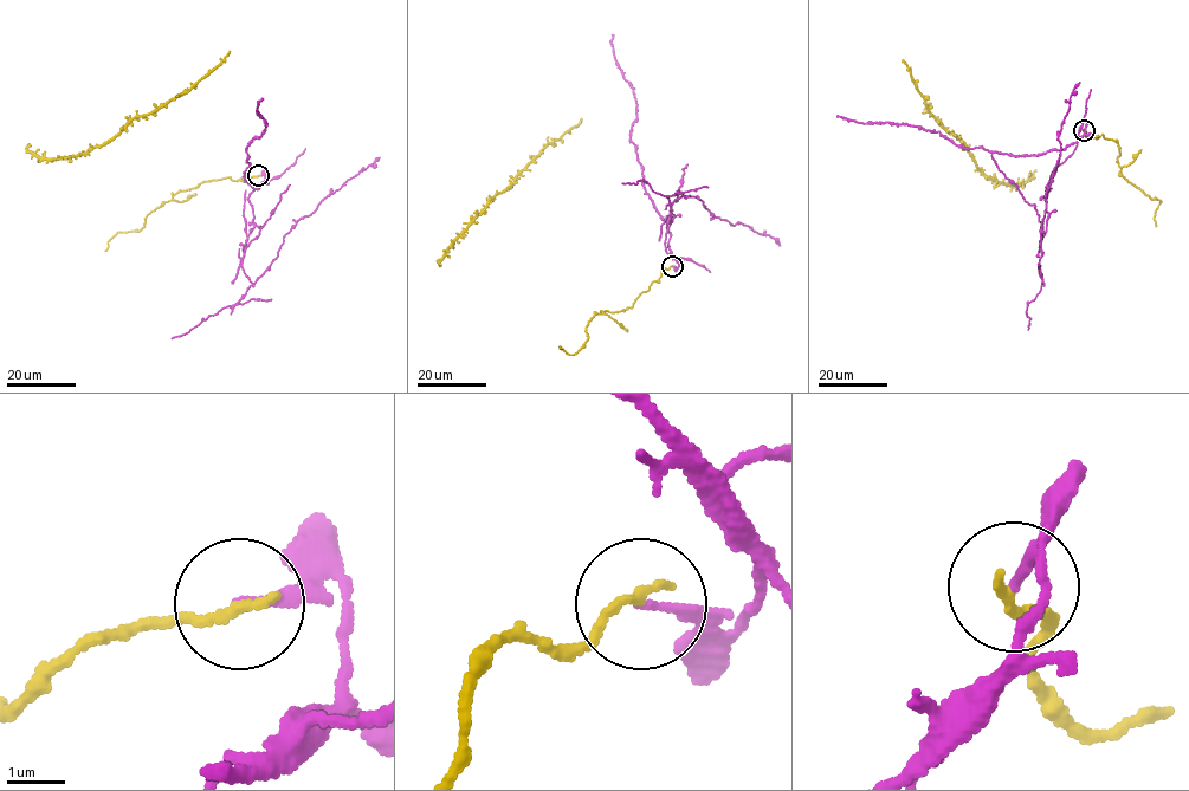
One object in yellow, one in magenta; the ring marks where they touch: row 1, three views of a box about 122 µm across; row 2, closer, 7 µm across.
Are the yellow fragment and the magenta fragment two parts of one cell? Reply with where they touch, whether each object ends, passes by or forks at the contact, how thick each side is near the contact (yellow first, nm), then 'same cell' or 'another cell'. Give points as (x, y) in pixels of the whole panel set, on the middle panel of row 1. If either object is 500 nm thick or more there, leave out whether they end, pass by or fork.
at (672, 266); yellow ends there; magenta ends there; 180 nm thick on the yellow side, 170 nm on the other; another cell

